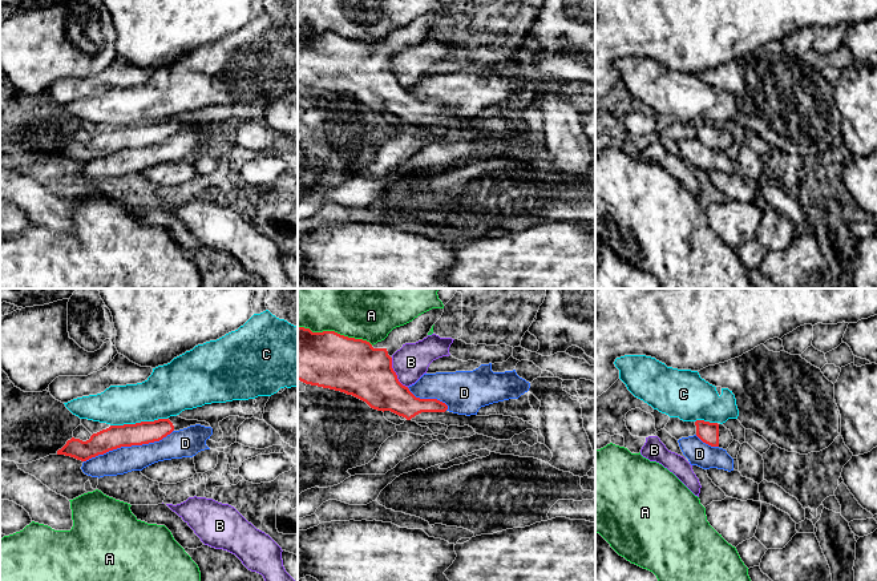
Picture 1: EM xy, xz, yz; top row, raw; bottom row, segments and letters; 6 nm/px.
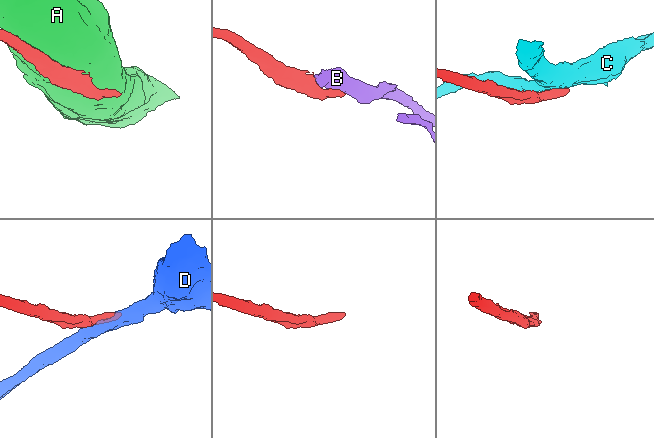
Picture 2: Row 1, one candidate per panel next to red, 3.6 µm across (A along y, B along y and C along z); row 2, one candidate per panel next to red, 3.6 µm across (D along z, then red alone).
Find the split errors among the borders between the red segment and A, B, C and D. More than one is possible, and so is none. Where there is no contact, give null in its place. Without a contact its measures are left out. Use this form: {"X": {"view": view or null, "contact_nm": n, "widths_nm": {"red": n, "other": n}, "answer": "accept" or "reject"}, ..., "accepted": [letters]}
{"A": {"view": "xz", "contact_nm": 480, "widths_nm": {"red": 340, "other": 260}, "answer": "reject"}, "B": {"view": "xz", "contact_nm": 200, "widths_nm": {"red": 320, "other": 220}, "answer": "reject"}, "C": {"view": "xy", "contact_nm": 340, "widths_nm": {"red": 140, "other": 280}, "answer": "reject"}, "D": {"view": "xy", "contact_nm": 600, "widths_nm": {"red": 140, "other": 160}, "answer": "reject"}, "accepted": []}

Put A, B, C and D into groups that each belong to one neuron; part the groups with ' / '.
A / B / C / D

